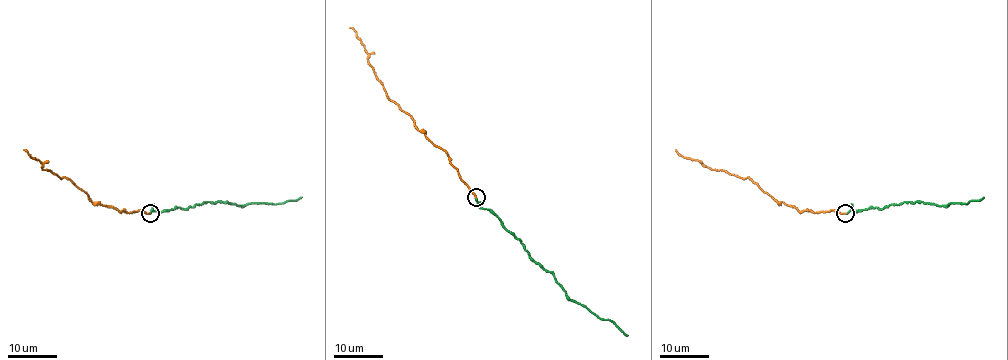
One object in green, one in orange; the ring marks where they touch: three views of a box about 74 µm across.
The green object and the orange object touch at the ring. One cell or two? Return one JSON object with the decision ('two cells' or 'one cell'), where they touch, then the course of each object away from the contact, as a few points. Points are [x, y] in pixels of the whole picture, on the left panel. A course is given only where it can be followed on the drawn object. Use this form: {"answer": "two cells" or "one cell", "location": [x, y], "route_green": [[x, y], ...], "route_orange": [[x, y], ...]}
{"answer": "two cells", "location": [150, 213], "route_green": [[150, 213], [152, 209], [162, 212], [203, 202], [243, 206], [284, 203], [301, 197]], "route_orange": [[150, 213], [139, 209], [125, 212], [92, 202], [65, 178], [44, 170], [38, 160], [23, 149]]}

